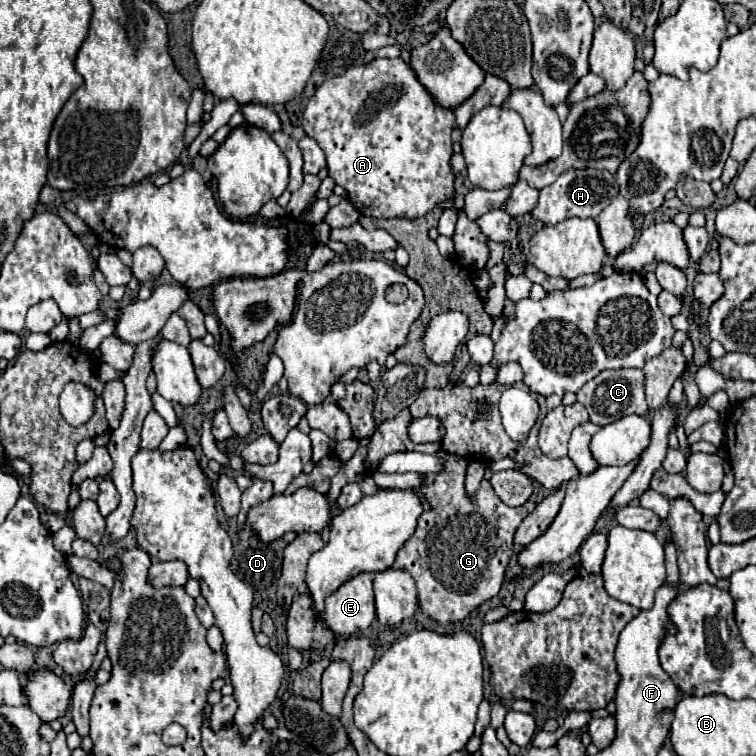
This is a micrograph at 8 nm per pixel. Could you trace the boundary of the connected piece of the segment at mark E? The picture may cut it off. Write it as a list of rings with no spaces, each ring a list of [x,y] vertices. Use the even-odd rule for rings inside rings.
[[[359,573],[325,599],[325,623],[335,635],[349,637],[365,631],[375,619],[373,573]]]

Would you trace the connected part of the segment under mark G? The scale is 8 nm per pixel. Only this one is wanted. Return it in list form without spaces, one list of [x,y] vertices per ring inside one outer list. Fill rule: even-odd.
[[[447,453],[445,473],[427,475],[429,485],[421,487],[421,493],[429,503],[429,507],[427,511],[423,511],[417,531],[413,533],[413,539],[405,543],[405,547],[397,553],[397,559],[393,563],[393,569],[405,569],[407,573],[411,573],[411,577],[417,583],[421,611],[439,625],[463,621],[473,609],[477,609],[481,603],[489,601],[499,593],[511,559],[513,535],[527,515],[525,507],[507,507],[505,503],[501,503],[489,481],[481,481],[475,499],[469,501],[465,493],[465,465],[467,465],[465,459],[457,459],[455,455]]]

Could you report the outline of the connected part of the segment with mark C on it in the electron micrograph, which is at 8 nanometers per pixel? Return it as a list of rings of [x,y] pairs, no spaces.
[[[621,369],[621,371],[601,371],[601,375],[587,381],[579,391],[577,399],[589,411],[589,421],[595,425],[609,425],[627,415],[647,415],[647,401],[643,393],[643,371],[641,369]]]

